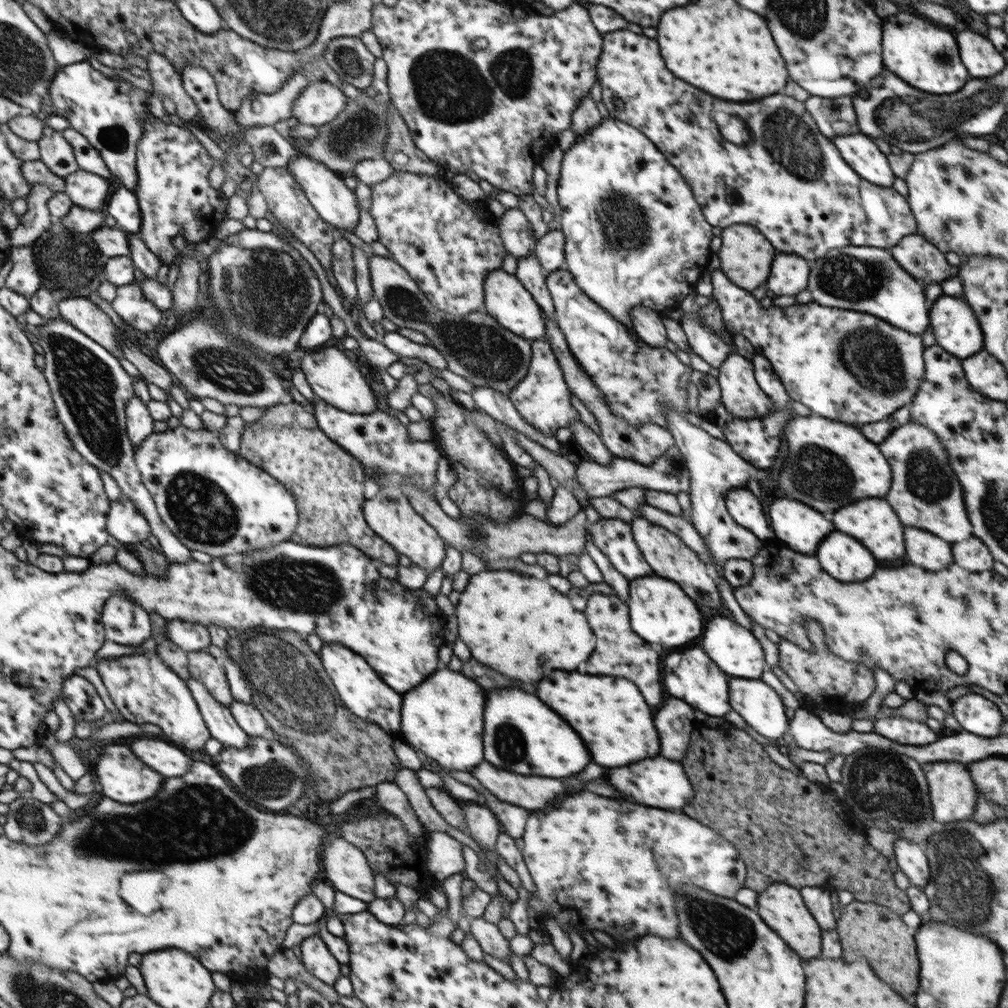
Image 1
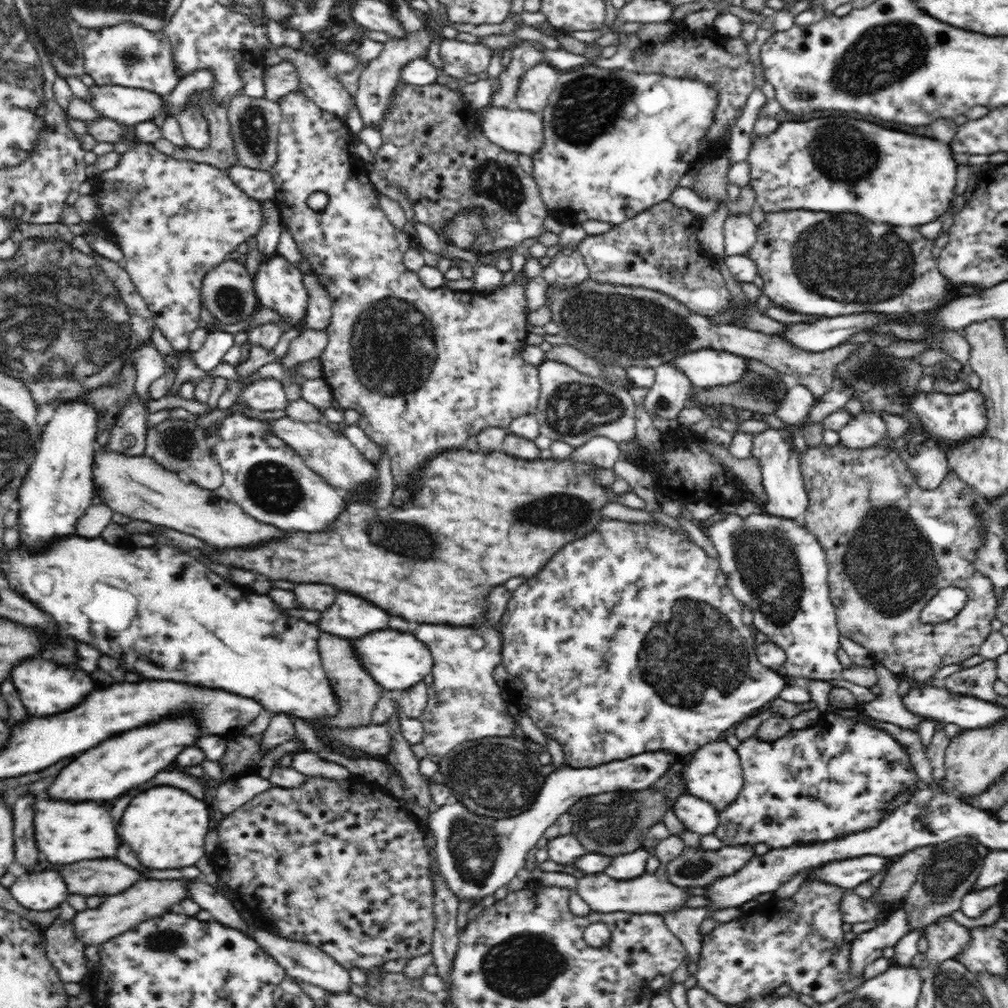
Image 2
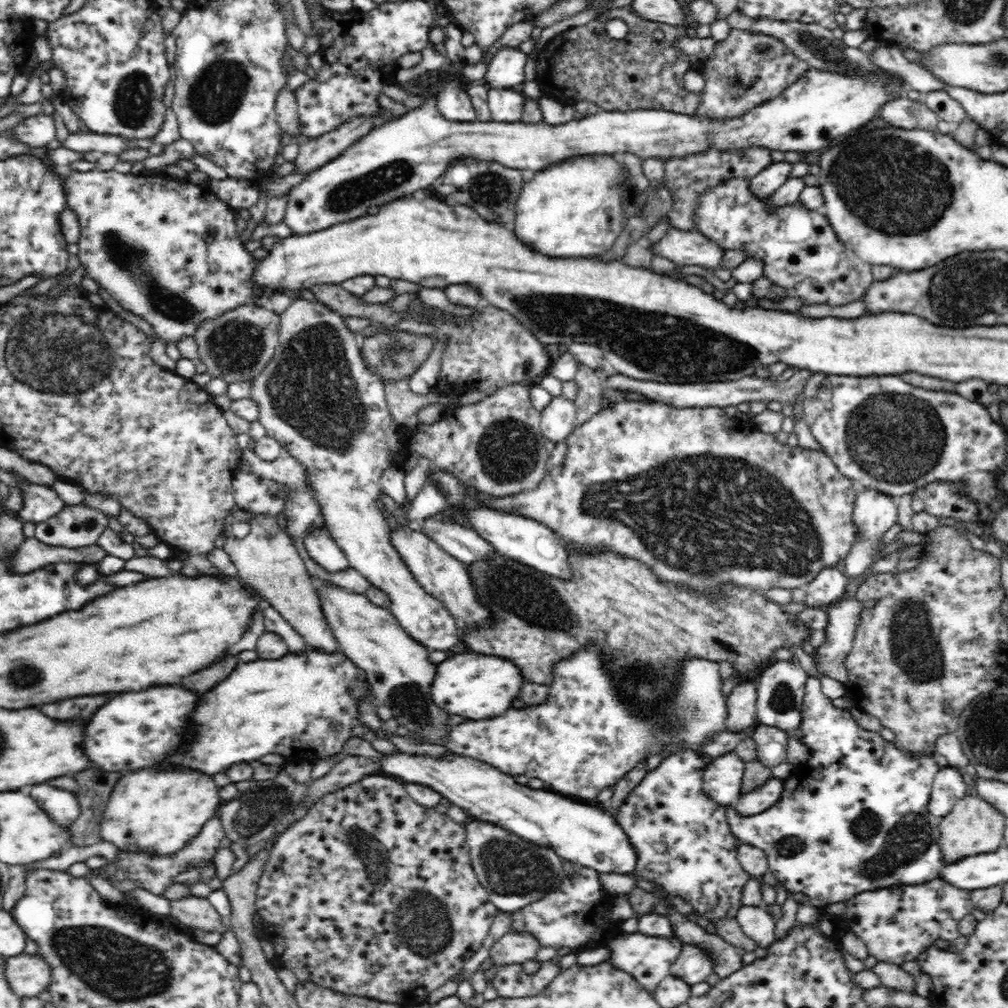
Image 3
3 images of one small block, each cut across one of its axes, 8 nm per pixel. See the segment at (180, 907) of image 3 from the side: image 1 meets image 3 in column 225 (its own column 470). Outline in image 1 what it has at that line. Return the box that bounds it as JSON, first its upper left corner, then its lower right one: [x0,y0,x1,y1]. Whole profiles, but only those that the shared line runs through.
[470,917,510,964]

